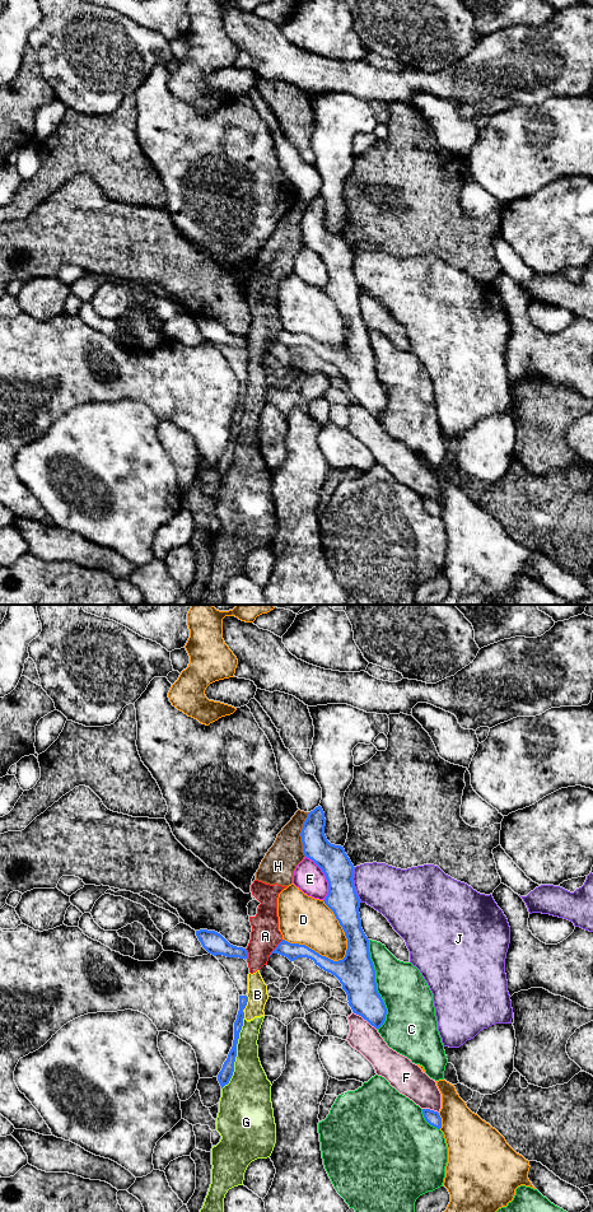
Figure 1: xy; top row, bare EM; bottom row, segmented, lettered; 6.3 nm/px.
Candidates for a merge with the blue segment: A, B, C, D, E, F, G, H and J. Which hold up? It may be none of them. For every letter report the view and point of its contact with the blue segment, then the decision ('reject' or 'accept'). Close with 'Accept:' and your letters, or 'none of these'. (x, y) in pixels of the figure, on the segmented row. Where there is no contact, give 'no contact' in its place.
A: contact xy (276, 947); reject
B: contact xy (247, 1001); reject
C: contact xy (376, 984); reject
D: contact xy (317, 952); reject
E: contact xy (326, 877); reject
F: contact xy (364, 1019); reject
G: contact xy (236, 1053); reject
H: contact xy (300, 834); reject
J: contact xy (353, 885); reject
Accept: none of these

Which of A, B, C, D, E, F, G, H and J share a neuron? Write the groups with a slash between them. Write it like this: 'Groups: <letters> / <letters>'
Groups: A B G H / C / D / E / F / J

